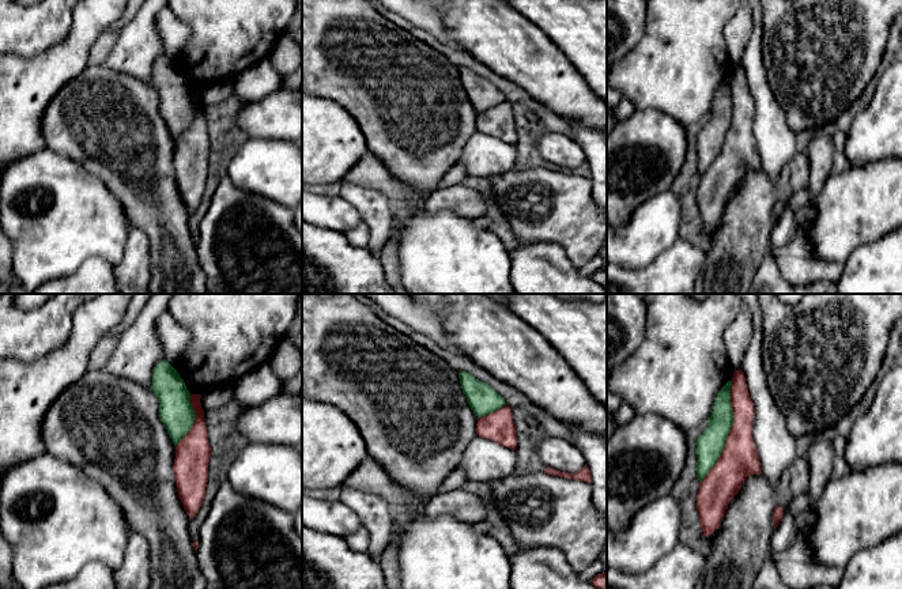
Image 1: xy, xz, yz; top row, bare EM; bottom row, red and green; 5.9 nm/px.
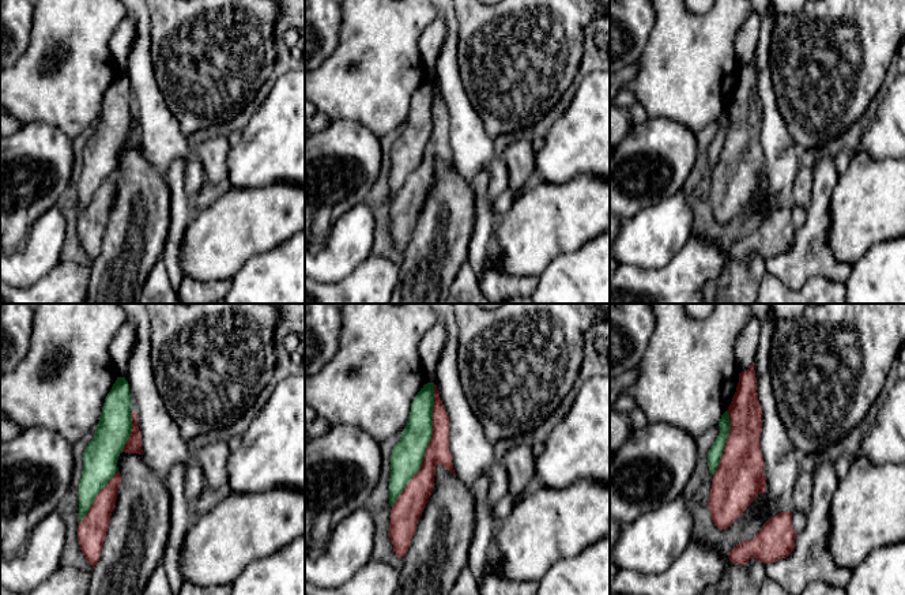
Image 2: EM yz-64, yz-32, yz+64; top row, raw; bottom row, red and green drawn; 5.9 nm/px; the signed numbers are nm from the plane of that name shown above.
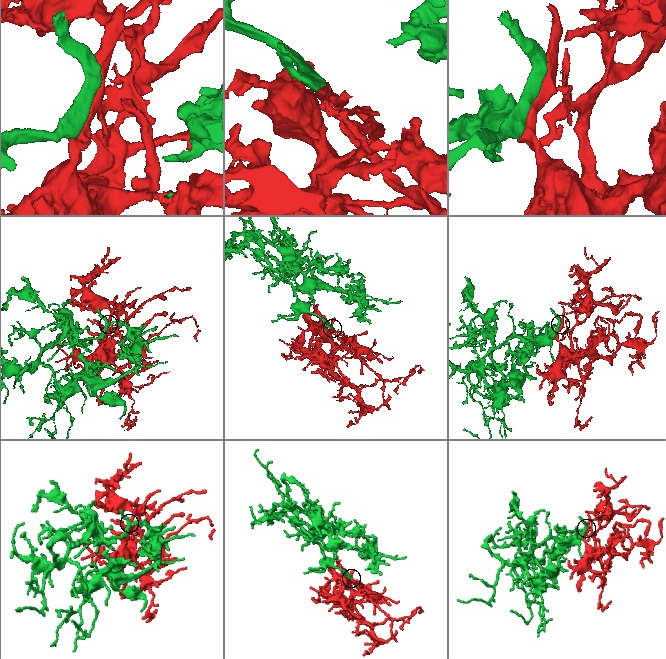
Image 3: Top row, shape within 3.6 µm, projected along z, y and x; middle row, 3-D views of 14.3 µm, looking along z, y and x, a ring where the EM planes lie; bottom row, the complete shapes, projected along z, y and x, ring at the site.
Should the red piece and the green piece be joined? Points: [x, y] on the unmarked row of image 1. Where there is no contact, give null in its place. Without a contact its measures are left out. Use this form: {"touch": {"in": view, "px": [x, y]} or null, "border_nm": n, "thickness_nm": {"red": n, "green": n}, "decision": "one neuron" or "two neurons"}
{"touch": {"in": "yz", "px": [729, 127]}, "border_nm": 650, "thickness_nm": {"red": 220, "green": 160}, "decision": "one neuron"}

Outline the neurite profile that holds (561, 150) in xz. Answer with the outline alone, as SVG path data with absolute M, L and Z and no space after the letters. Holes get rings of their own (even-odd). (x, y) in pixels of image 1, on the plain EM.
M546 133L537 140L541 158L566 169L575 169L586 161L585 152L575 140L562 133Z

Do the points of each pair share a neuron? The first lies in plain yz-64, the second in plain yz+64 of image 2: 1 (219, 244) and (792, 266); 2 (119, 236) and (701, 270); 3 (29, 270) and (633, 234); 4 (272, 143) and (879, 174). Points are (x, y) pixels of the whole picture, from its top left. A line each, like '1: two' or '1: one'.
1: two
2: two
3: one
4: two

